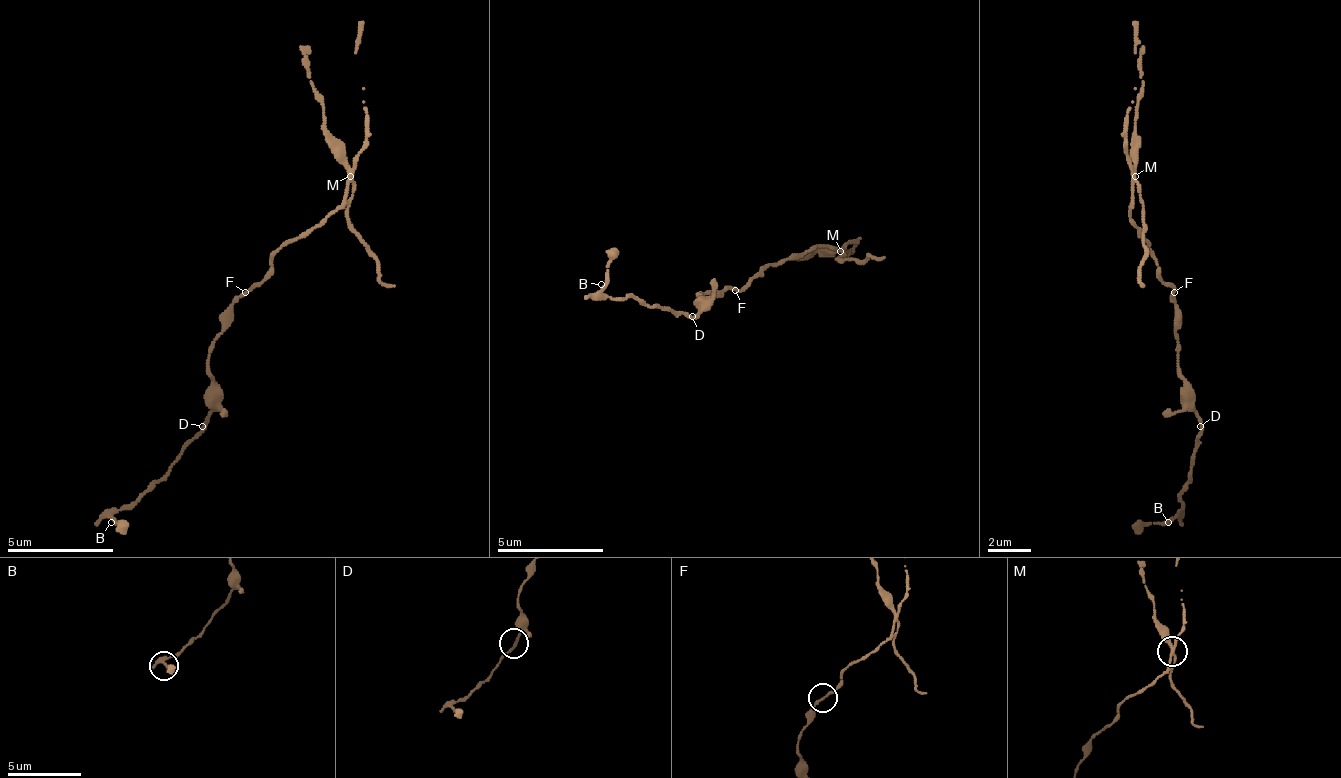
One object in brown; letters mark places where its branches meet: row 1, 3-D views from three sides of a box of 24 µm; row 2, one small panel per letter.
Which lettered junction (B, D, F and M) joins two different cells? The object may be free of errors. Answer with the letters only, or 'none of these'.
M

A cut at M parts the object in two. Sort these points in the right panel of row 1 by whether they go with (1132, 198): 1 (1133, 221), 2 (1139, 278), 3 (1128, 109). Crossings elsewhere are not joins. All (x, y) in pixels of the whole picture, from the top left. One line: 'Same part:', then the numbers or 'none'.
Same part: 1, 3

